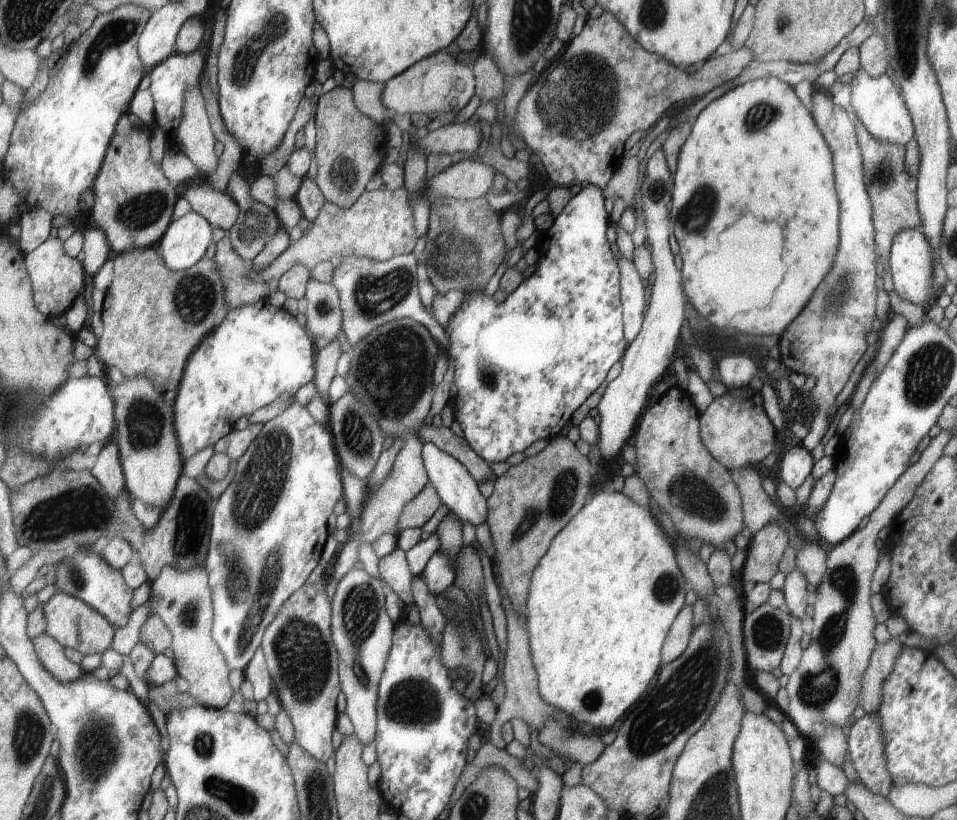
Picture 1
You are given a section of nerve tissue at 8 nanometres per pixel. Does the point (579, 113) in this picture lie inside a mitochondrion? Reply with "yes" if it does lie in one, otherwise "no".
yes

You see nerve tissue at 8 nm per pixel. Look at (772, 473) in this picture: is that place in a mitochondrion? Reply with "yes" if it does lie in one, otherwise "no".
no

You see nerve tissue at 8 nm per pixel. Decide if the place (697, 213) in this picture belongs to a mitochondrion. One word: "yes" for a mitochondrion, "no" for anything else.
yes

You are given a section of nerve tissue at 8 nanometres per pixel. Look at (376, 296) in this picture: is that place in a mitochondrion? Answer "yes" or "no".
yes

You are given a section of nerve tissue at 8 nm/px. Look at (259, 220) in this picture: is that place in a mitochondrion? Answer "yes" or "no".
yes

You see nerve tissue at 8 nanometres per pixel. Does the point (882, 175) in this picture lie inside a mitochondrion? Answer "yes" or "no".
yes

